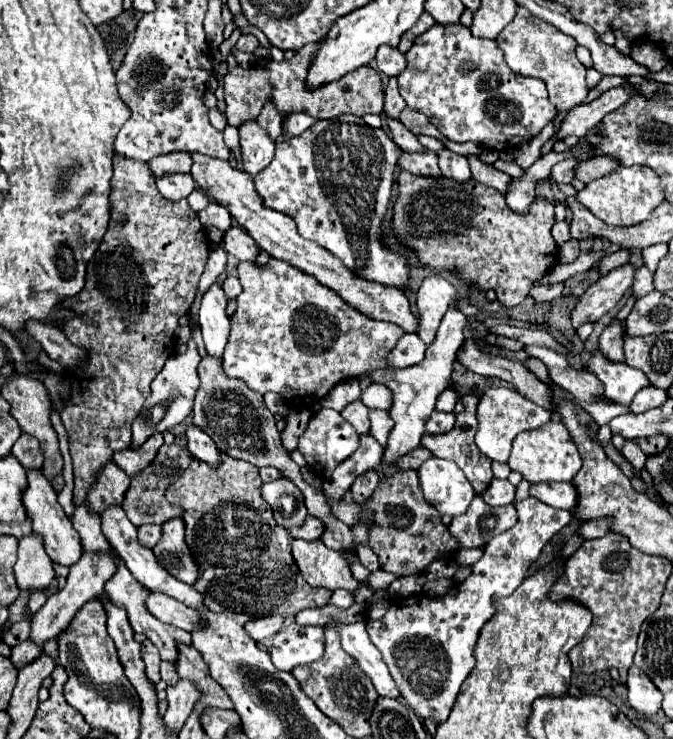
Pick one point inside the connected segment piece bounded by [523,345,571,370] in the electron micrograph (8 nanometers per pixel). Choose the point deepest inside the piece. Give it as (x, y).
(550, 358)

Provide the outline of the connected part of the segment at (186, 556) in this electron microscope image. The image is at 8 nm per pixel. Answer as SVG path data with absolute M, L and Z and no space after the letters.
M172 518L162 524L164 536L158 546L154 546L154 554L158 562L178 580L186 584L194 584L198 578L196 562L192 562L192 552L184 540L184 522L180 518Z

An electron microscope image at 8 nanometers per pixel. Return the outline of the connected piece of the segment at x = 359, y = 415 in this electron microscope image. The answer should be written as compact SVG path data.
M356 400L356 402L350 402L344 410L342 410L342 416L356 428L358 434L370 434L370 418L368 418L368 408Z

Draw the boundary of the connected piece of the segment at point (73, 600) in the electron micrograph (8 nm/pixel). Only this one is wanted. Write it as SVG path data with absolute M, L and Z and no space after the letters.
M108 550L108 552L86 552L82 554L82 558L70 566L70 574L68 574L68 582L66 582L66 588L54 596L50 596L46 600L46 604L32 616L30 624L32 624L32 630L30 630L30 638L34 644L38 644L40 648L44 646L46 640L50 638L56 638L66 626L68 622L72 620L72 616L90 600L94 600L98 594L104 592L104 582L108 582L108 578L112 578L112 574L116 572L116 560L118 560L118 554L116 550Z

